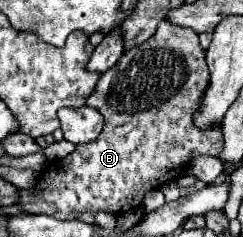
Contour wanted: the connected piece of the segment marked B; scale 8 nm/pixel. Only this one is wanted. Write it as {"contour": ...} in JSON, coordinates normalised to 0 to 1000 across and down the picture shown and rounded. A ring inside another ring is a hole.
{"contour":[[[691,84],[658,93],[642,143],[576,186],[576,203],[543,203],[502,228],[486,270],[412,321],[387,388],[362,405],[354,439],[412,464],[428,489],[428,549],[412,574],[387,599],[321,608],[288,658],[222,675],[198,717],[156,743],[132,819],[123,802],[74,802],[66,861],[115,903],[189,903],[247,928],[305,928],[313,895],[535,895],[584,861],[609,802],[733,759],[782,658],[897,658],[922,616],[914,549],[889,540],[889,557],[823,557],[790,523],[790,473],[807,473],[823,405],[840,397],[840,371],[856,371],[856,278],[840,245],[848,219],[790,118],[757,118]]]}

